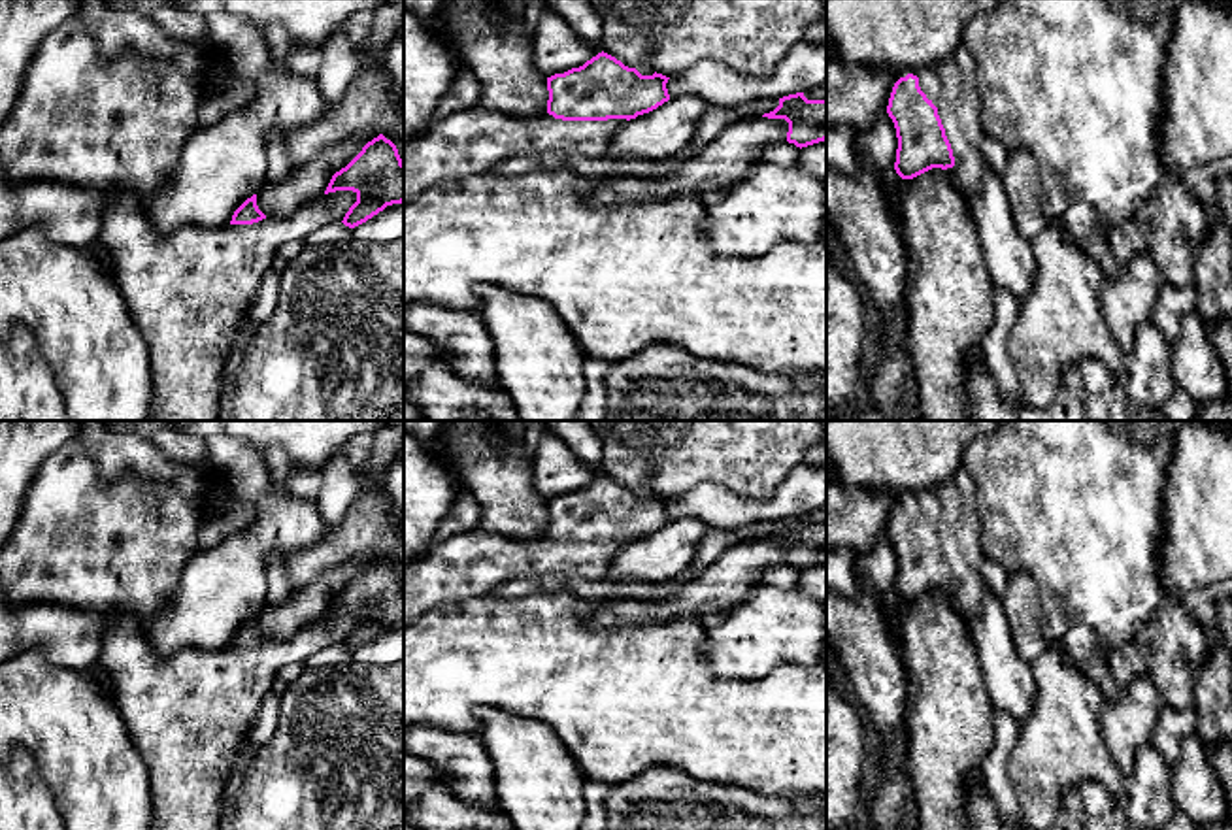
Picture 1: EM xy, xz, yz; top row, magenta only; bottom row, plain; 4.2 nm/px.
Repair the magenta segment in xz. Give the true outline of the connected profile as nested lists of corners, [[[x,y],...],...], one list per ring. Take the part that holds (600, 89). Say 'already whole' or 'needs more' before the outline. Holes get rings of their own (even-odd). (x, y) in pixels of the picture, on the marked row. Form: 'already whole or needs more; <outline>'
needs more; [[[598,53],[579,68],[547,77],[547,111],[530,119],[509,119],[500,111],[474,106],[436,119],[426,134],[404,145],[404,206],[425,191],[489,174],[491,168],[521,155],[545,151],[602,158],[613,134],[630,119],[670,100],[662,74],[641,75],[608,53]]]

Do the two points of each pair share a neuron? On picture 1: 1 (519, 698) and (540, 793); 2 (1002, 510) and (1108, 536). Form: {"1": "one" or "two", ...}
{"1": "two", "2": "one"}

